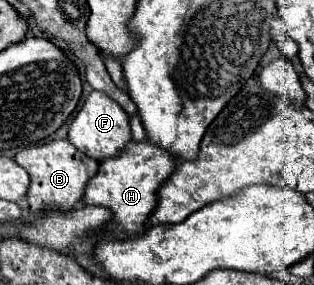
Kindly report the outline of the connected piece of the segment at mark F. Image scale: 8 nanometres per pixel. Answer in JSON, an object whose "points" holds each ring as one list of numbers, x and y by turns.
{"points":[[91,91,89,97,85,99,83,107,79,109,77,117,69,125,69,141,85,155,103,161,107,157,117,155,125,143,131,139,131,127,129,127,129,115,109,99,109,95,103,95,101,91]]}

